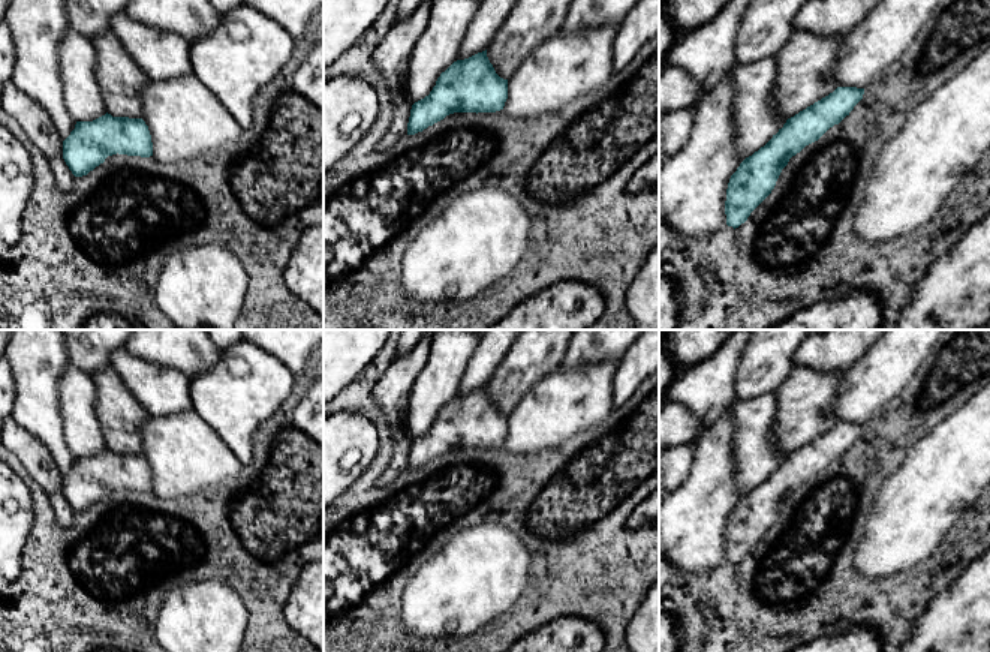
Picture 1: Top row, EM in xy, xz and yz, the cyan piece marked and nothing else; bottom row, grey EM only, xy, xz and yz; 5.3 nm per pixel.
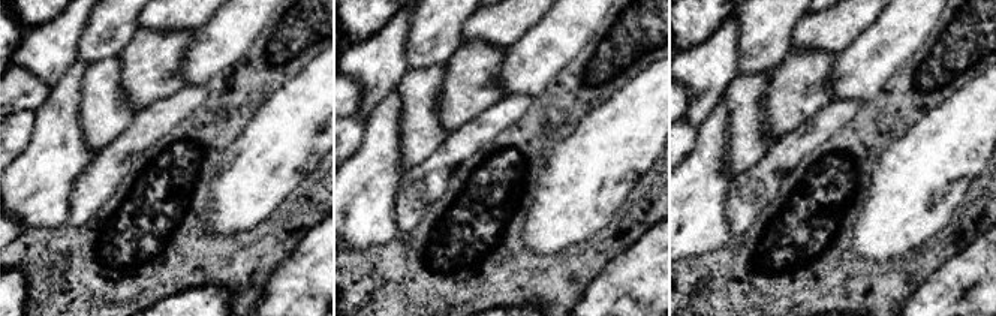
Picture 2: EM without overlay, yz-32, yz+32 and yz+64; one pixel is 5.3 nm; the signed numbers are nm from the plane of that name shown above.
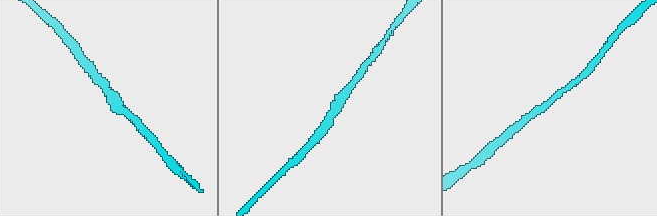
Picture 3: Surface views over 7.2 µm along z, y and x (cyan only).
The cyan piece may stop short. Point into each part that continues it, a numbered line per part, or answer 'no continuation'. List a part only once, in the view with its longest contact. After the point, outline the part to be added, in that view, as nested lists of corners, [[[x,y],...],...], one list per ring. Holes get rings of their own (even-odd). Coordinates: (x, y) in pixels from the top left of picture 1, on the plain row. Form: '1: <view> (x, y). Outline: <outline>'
no continuation

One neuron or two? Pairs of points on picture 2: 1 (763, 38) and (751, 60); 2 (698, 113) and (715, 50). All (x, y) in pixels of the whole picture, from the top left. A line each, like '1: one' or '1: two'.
1: one
2: one

